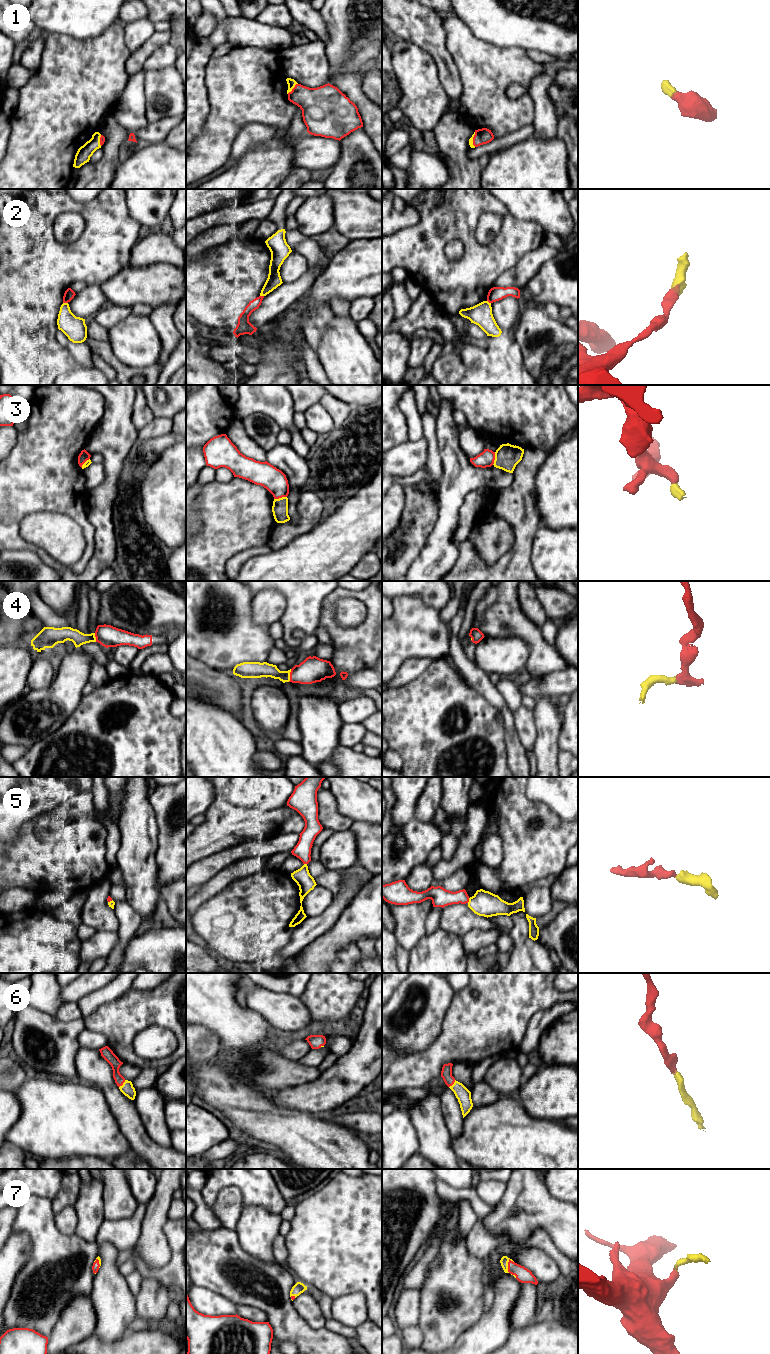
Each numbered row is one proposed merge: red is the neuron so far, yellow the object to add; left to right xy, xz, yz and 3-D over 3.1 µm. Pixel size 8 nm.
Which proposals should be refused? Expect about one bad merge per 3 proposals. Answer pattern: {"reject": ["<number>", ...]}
{"reject": ["2", "3"]}

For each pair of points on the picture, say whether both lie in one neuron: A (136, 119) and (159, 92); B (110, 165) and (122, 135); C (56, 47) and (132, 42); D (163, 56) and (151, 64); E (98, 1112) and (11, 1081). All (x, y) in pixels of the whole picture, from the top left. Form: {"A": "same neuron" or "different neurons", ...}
{"A": "different neurons", "B": "same neuron", "C": "different neurons", "D": "same neuron", "E": "different neurons"}

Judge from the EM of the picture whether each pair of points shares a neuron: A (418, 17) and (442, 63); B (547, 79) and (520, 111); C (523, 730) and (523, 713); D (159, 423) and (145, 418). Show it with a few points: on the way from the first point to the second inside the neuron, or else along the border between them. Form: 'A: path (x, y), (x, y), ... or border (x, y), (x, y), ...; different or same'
A: path (424, 28), (434, 41), (439, 52); same
B: border (537, 75), (526, 90), (532, 102), (533, 121); different
C: path (523, 726), (523, 717); same
D: border (154, 417), (138, 431); different

